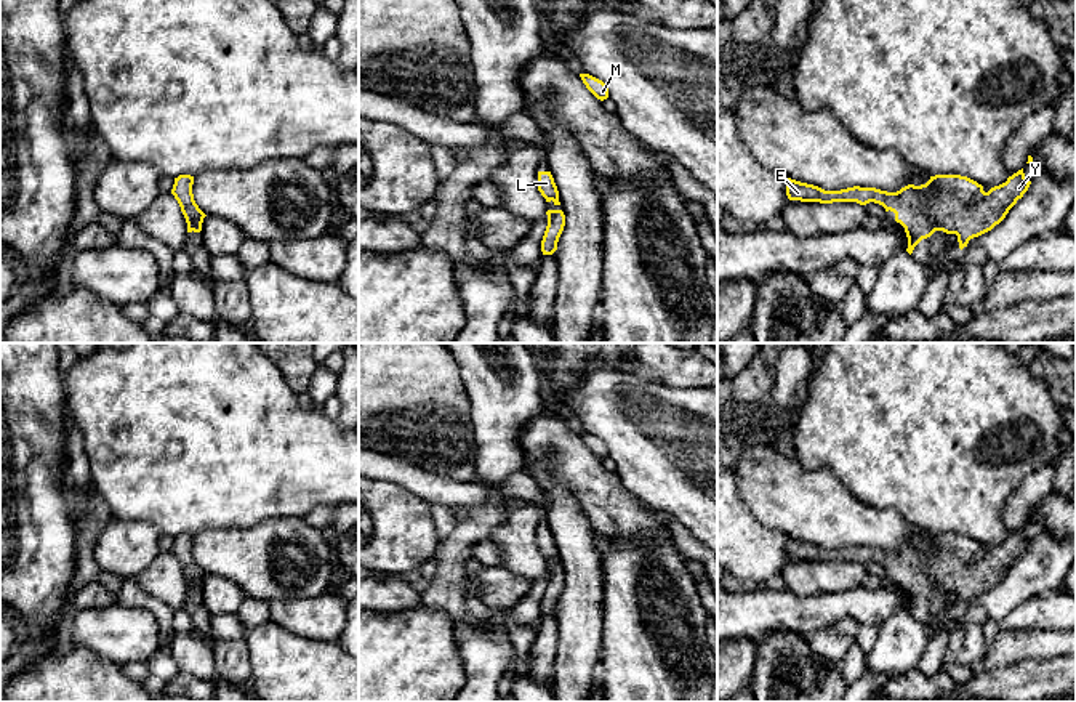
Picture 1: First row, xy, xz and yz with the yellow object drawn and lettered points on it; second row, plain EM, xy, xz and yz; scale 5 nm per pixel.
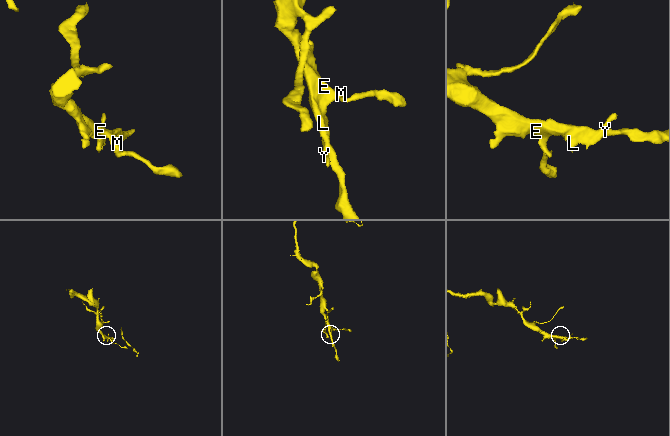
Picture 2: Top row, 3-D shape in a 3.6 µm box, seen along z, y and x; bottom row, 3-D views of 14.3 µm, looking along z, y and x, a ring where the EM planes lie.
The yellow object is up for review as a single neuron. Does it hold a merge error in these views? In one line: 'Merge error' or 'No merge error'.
No merge error

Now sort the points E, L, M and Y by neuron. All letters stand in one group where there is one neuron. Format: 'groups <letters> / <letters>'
groups E L M Y

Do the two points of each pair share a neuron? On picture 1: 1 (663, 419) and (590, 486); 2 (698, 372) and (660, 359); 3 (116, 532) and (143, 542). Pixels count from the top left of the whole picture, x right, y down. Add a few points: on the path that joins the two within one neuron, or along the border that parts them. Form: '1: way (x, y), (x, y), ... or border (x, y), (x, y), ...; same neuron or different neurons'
1: border (614, 472), (618, 481), (639, 499); different neurons
2: way (689, 369), (681, 369), (670, 363); same neuron
3: way (122, 539), (125, 542), (136, 542); same neuron

